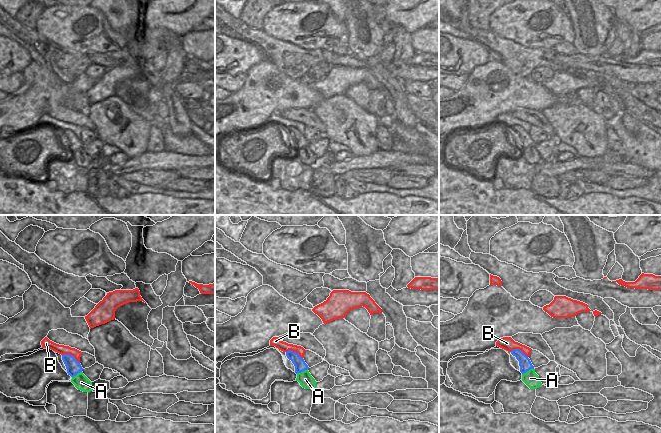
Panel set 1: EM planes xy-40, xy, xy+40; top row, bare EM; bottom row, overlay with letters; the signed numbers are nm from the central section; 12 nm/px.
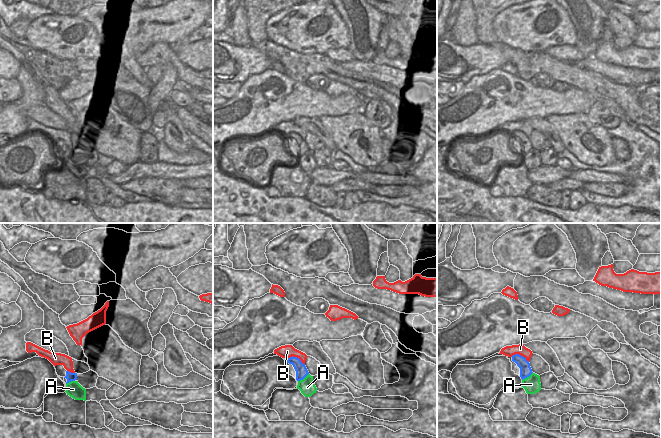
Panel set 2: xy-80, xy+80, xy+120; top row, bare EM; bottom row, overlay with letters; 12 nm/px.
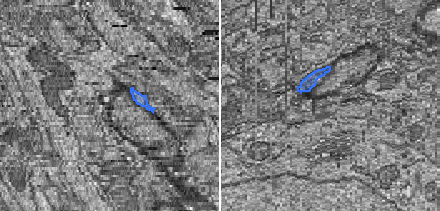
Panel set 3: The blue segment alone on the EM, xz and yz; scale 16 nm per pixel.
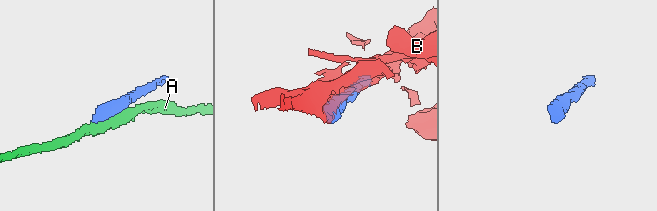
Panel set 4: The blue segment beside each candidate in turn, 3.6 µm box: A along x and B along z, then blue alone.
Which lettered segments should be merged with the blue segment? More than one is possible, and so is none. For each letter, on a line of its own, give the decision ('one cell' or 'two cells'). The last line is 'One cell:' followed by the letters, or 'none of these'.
A: two cells
B: two cells
One cell: none of these

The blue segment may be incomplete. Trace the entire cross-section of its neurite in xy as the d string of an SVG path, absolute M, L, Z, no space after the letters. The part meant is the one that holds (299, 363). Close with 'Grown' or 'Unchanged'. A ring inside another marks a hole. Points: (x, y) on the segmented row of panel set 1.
M289 350L286 352L286 356L294 364L296 374L301 373L309 368L304 359L300 357L298 353Z. Unchanged

